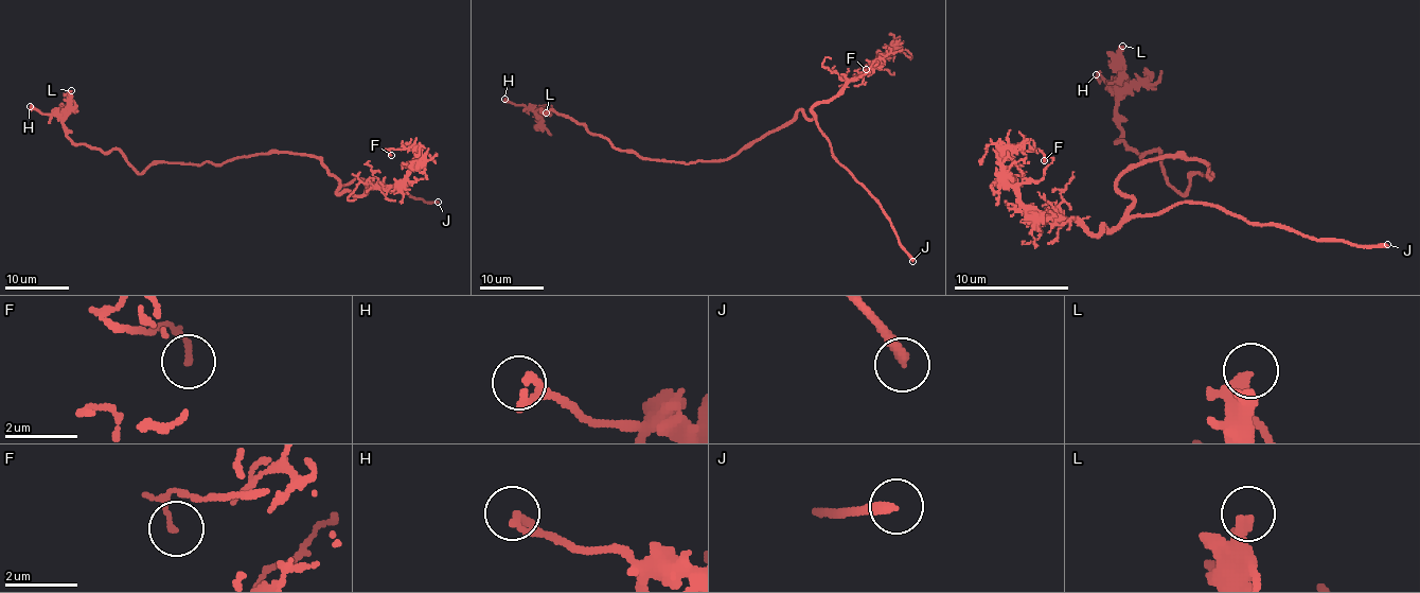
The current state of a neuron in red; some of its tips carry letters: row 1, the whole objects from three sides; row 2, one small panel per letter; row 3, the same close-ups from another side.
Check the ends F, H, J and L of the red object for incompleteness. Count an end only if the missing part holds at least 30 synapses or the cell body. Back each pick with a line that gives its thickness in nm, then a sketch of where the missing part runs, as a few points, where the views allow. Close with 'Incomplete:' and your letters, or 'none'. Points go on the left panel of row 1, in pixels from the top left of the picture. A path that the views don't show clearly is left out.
J: calibre 280 nm
Incomplete: J

